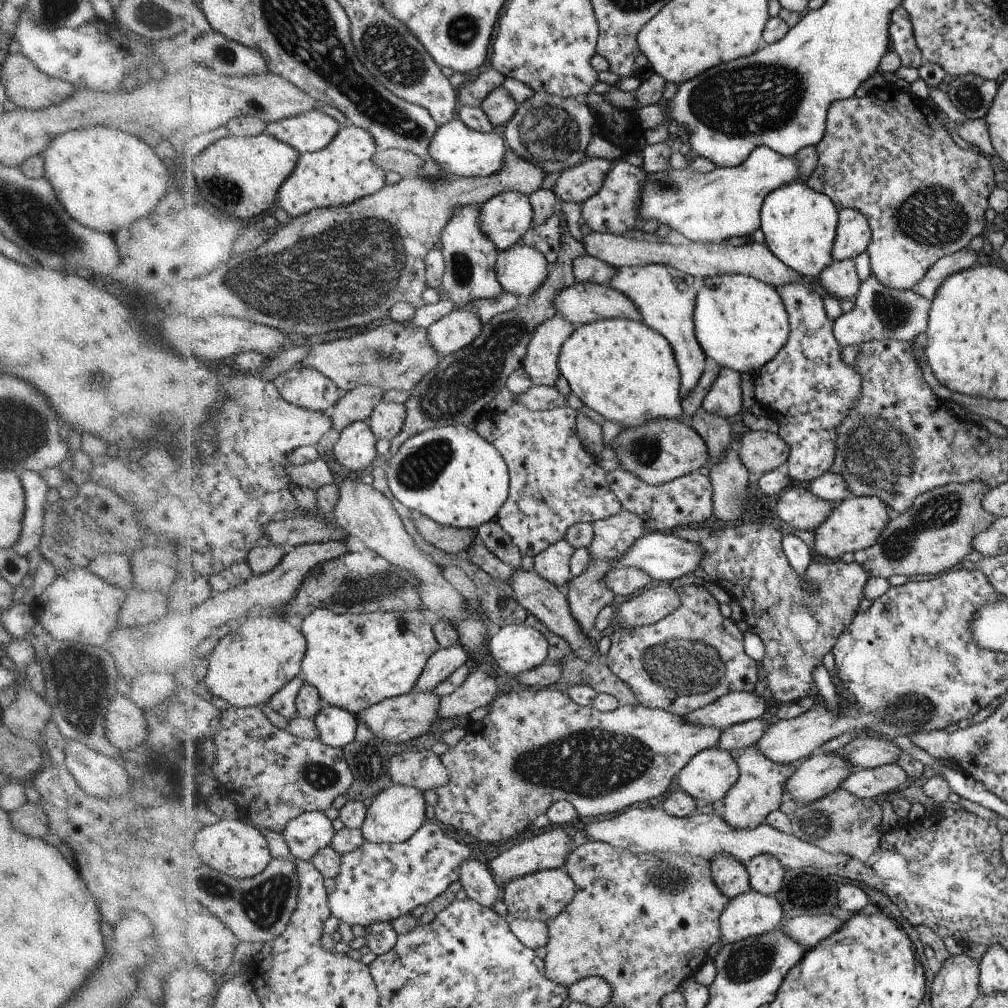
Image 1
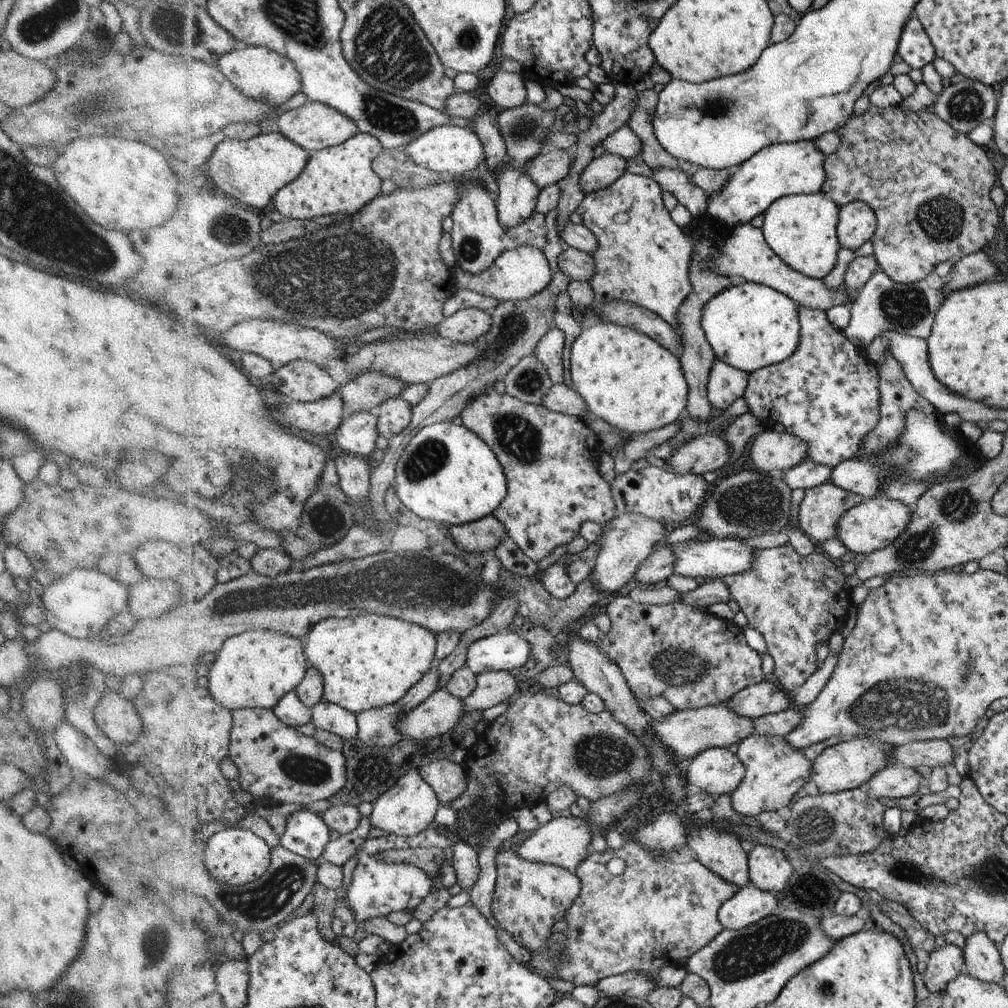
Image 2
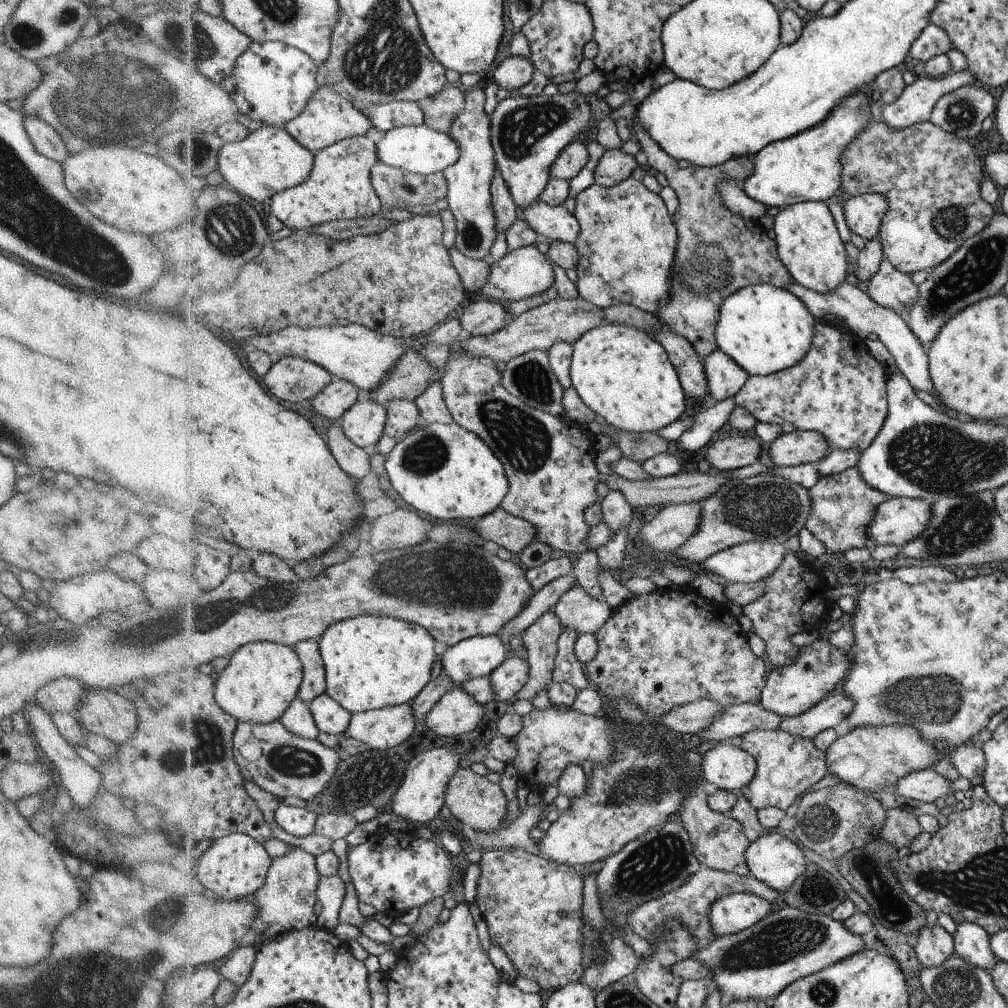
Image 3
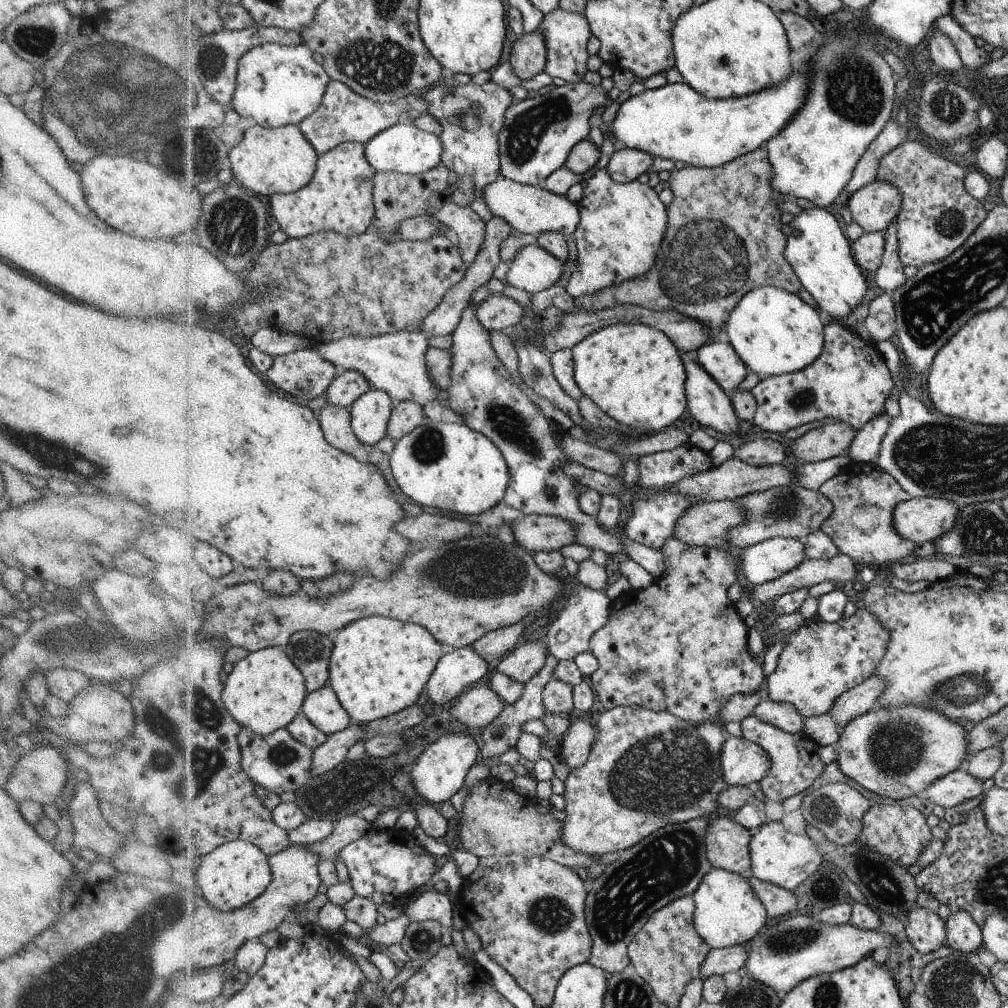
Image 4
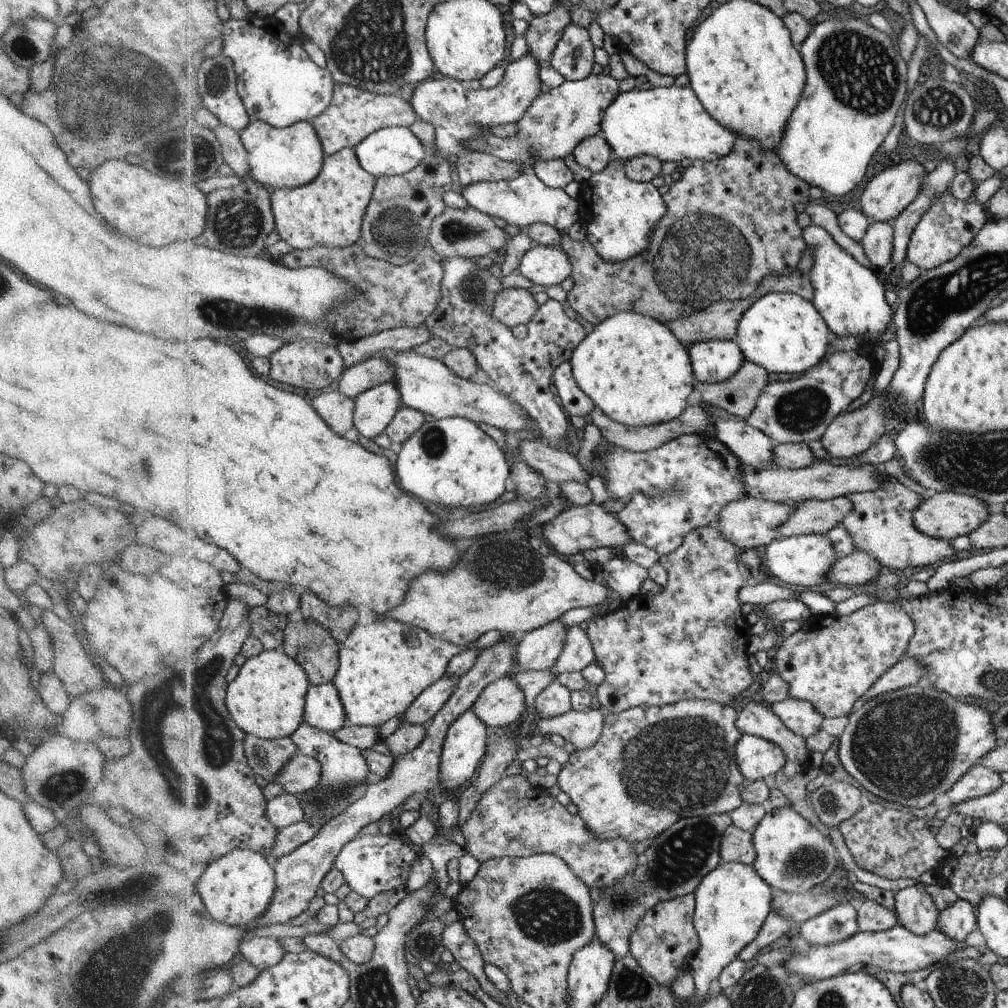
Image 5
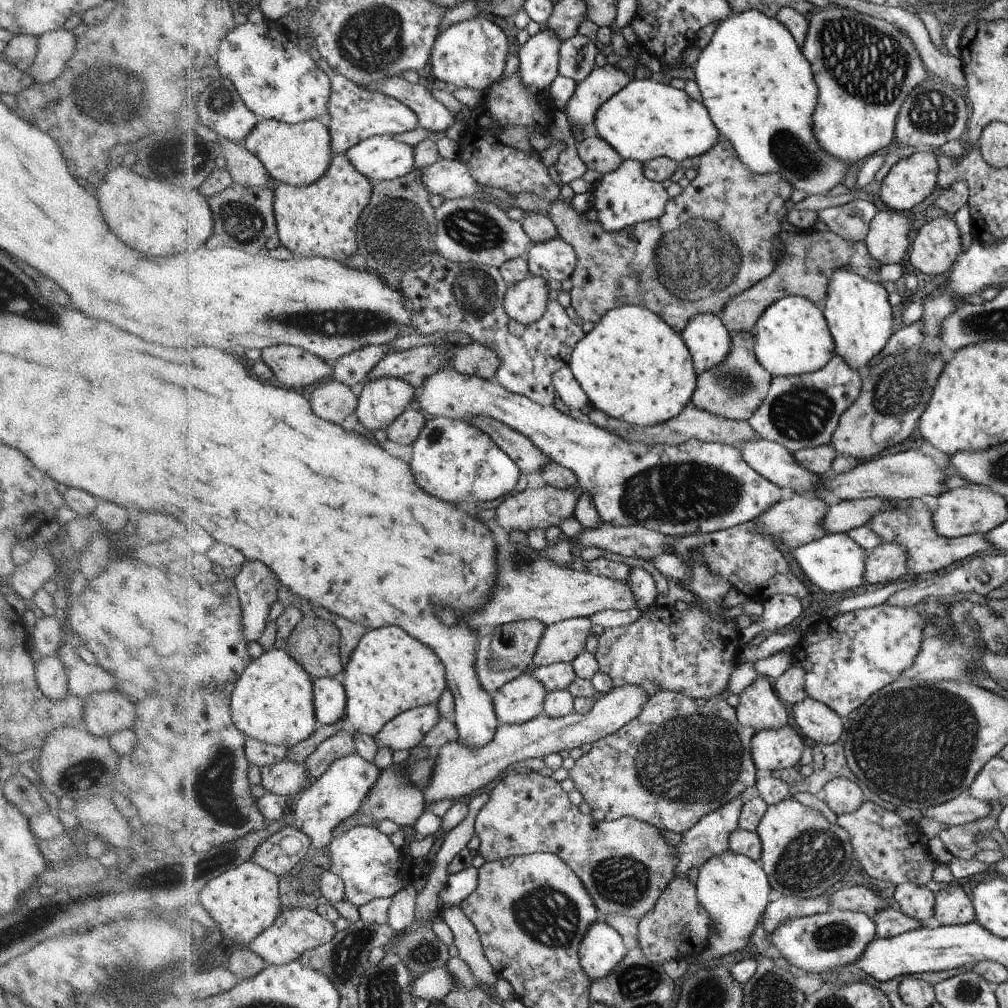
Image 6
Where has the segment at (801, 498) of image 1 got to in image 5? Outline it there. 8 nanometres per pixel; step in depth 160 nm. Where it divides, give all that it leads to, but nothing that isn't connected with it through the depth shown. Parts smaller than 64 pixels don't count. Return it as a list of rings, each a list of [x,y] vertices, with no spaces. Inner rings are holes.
[[[882,472],[880,474],[883,476],[883,480],[881,481],[881,486],[875,491],[854,493],[846,496],[853,502],[853,510],[844,517],[842,524],[854,539],[857,550],[862,549],[873,554],[882,563],[883,568],[891,569],[899,573],[904,568],[934,566],[936,562],[954,556],[956,550],[952,547],[949,540],[928,536],[926,533],[920,532],[920,529],[914,523],[913,516],[926,498],[909,490],[894,477],[888,476],[888,474],[882,474]]]

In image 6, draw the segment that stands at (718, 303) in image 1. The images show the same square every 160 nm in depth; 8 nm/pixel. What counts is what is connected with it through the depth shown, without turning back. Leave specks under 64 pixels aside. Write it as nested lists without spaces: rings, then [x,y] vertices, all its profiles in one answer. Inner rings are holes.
[[[800,295],[772,303],[752,331],[759,363],[772,376],[806,375],[827,366],[836,355],[835,339],[821,305]]]

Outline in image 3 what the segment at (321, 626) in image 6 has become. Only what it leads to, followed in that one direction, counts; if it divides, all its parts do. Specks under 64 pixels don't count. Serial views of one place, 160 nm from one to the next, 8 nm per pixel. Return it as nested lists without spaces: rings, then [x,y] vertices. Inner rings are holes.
[[[319,640],[299,642],[295,647],[305,666],[305,681],[300,697],[310,703],[328,690],[328,669],[323,657],[322,644]]]

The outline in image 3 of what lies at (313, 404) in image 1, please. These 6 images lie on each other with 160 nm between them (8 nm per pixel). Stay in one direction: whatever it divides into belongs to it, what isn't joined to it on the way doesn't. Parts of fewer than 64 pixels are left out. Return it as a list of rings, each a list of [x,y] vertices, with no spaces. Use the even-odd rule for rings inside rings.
[[[284,357],[265,376],[272,394],[286,402],[316,399],[336,377],[324,365],[302,357]]]

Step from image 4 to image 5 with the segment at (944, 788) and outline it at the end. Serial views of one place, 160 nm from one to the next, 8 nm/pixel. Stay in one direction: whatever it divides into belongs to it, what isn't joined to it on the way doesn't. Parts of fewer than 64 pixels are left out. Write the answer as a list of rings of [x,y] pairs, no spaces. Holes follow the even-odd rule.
[[[976,764],[960,778],[950,791],[946,792],[951,806],[974,797],[993,793],[1000,788],[1000,785],[1004,784],[1000,774],[987,766]]]

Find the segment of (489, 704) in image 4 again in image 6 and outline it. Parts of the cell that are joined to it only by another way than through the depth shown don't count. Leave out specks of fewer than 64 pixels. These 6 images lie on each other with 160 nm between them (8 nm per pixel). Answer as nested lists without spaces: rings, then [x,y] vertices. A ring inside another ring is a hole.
[[[522,674],[501,686],[493,696],[500,723],[526,723],[544,714],[547,690],[536,677]]]

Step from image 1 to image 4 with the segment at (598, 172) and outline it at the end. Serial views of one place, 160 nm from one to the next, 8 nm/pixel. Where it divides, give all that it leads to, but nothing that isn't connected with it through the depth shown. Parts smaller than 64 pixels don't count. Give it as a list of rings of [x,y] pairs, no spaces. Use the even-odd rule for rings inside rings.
[[[617,149],[606,169],[620,183],[629,183],[648,172],[654,162],[653,156],[636,149]]]

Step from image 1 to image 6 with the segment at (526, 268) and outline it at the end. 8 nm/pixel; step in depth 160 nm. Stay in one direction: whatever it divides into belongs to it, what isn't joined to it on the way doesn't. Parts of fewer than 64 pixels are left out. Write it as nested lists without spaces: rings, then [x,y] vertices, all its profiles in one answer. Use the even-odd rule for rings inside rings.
[[[562,237],[536,243],[526,257],[529,271],[534,276],[544,277],[546,280],[566,280],[578,264],[575,248]]]

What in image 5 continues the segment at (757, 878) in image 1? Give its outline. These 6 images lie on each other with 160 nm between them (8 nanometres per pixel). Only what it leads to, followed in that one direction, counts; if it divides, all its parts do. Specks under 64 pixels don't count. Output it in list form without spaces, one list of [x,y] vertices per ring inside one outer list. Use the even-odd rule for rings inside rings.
[[[791,806],[765,813],[754,832],[757,855],[753,866],[773,891],[808,893],[813,886],[828,880],[838,866],[836,848],[830,844],[830,839]]]

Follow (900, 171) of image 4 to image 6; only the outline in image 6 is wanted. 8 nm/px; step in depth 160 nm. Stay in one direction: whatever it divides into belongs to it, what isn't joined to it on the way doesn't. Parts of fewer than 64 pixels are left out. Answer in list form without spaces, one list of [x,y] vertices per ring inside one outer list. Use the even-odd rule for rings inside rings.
[[[934,218],[913,236],[907,266],[922,275],[945,276],[962,254],[956,221]]]

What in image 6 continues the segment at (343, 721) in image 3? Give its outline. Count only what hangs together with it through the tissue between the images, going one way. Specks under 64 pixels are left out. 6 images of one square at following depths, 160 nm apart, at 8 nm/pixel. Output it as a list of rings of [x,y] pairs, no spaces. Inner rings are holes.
[[[324,677],[315,681],[315,695],[319,724],[331,725],[347,714],[346,685],[339,677]]]

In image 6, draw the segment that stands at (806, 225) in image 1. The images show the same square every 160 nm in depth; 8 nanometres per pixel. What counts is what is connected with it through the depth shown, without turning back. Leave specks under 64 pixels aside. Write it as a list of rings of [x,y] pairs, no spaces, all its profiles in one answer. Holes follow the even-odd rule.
[[[837,269],[829,283],[828,296],[821,306],[835,339],[836,354],[856,371],[864,372],[870,366],[869,363],[881,354],[893,335],[894,318],[886,290],[880,283],[844,269]]]

